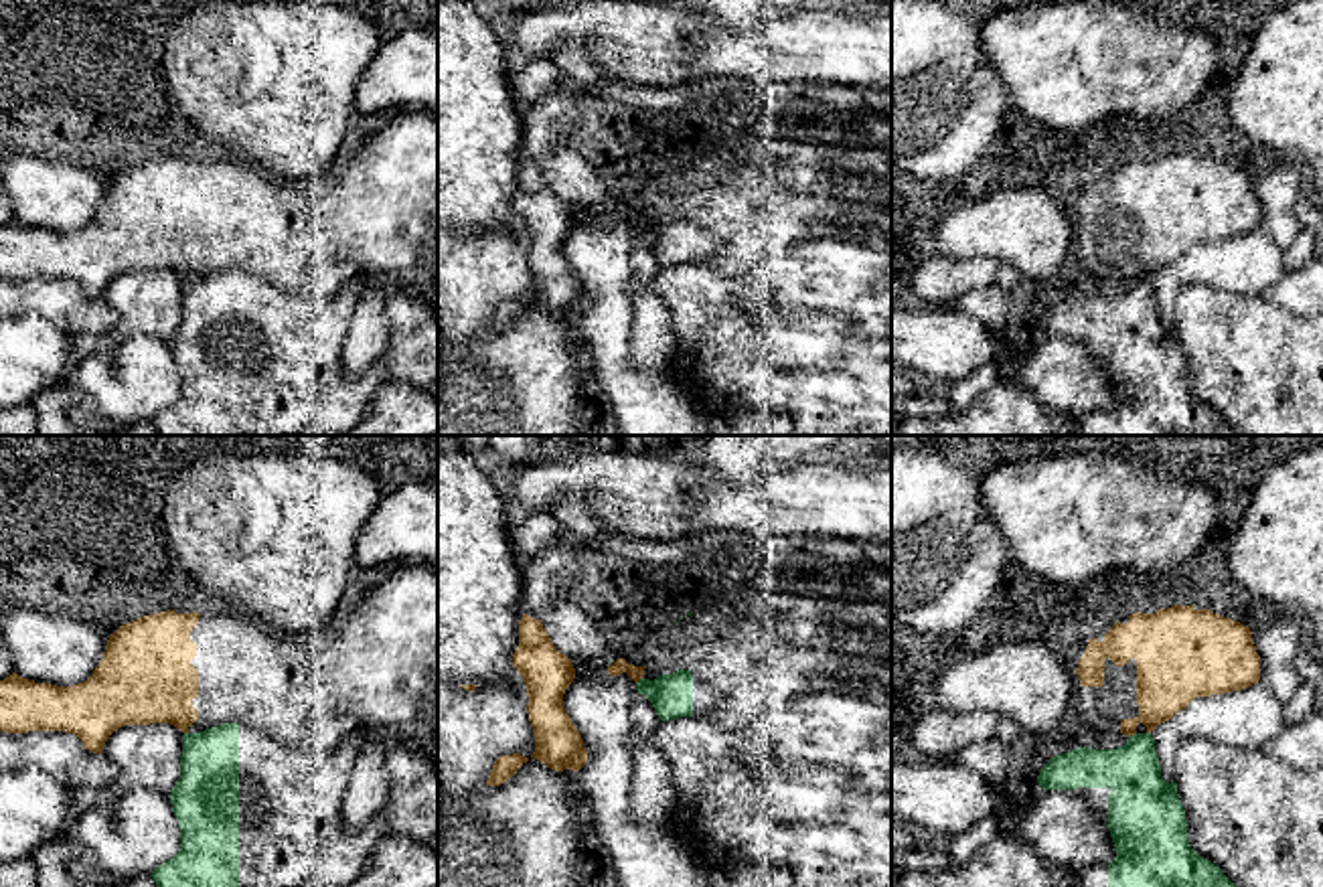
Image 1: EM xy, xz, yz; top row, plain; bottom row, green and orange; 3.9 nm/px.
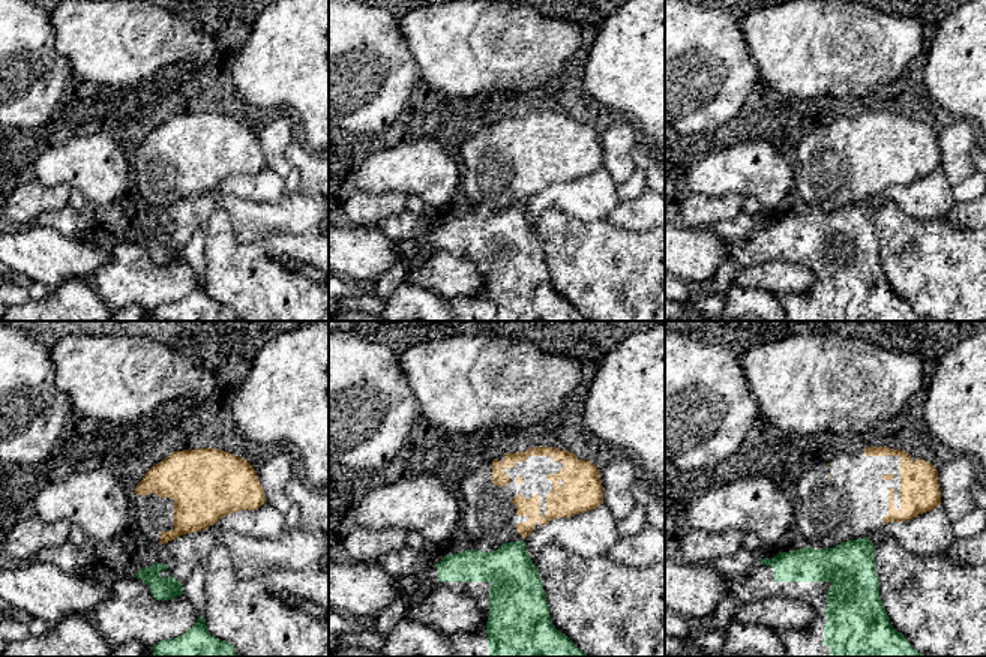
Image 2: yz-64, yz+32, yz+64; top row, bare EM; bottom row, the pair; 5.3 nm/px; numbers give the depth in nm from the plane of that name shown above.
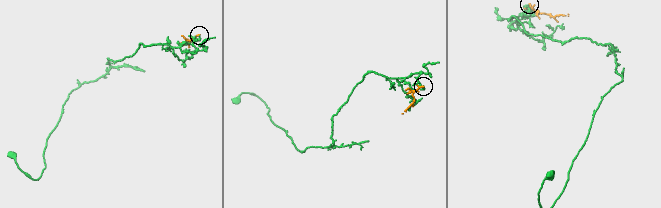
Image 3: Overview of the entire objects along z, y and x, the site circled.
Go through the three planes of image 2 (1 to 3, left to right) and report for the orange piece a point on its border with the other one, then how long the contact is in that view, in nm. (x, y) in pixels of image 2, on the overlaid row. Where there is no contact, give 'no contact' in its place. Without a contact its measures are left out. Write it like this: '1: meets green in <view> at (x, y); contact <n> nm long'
1: no contact
2: no contact
3: no contact

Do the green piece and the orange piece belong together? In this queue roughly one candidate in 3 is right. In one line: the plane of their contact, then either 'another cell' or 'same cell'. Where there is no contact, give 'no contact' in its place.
meets green in yz; another cell

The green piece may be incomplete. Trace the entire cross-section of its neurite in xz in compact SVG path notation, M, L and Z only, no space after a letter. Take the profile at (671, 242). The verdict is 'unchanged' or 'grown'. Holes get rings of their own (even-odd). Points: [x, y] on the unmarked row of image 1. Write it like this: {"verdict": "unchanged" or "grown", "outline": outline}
{"verdict": "grown", "outline": "M683 215L673 221L660 221L654 227L640 225L636 237L652 249L660 267L701 263L719 249L717 235Z"}

